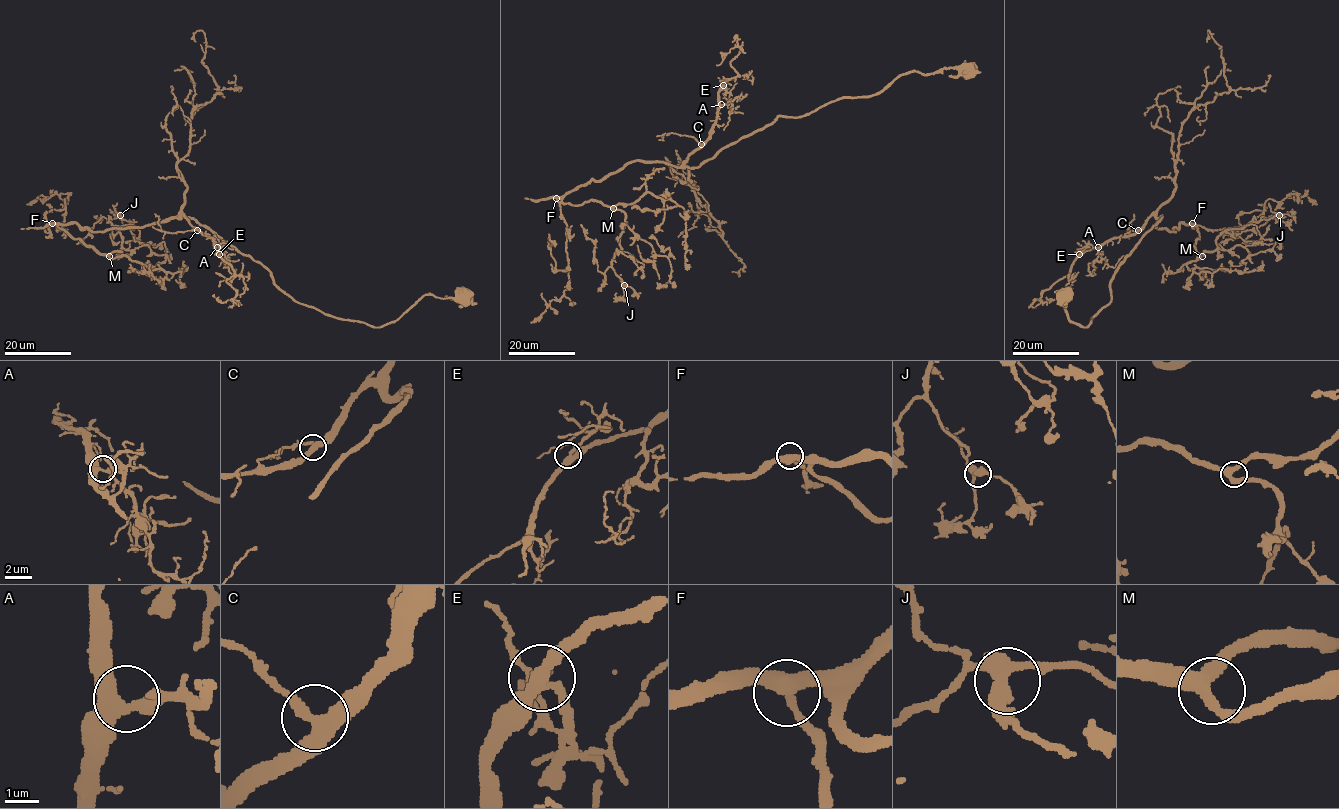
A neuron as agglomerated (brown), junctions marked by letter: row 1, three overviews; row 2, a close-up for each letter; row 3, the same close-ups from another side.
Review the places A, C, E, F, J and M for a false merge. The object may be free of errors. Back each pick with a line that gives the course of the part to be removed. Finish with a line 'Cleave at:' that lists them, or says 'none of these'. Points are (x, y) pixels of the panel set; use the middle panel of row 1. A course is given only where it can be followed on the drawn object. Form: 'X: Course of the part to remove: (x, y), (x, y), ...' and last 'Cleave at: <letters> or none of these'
Cleave at: none of these

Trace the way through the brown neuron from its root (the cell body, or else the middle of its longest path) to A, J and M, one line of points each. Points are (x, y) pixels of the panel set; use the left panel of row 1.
A: (463, 293), (424, 294), (397, 319), (374, 327), (294, 301), (263, 265), (194, 219), (179, 217), (217, 247)
J: (463, 293), (424, 294), (374, 327), (294, 301), (194, 219), (58, 226), (109, 254), (120, 215)
M: (463, 293), (424, 294), (374, 327), (294, 301), (263, 265), (194, 219), (103, 231), (58, 225), (109, 256)

